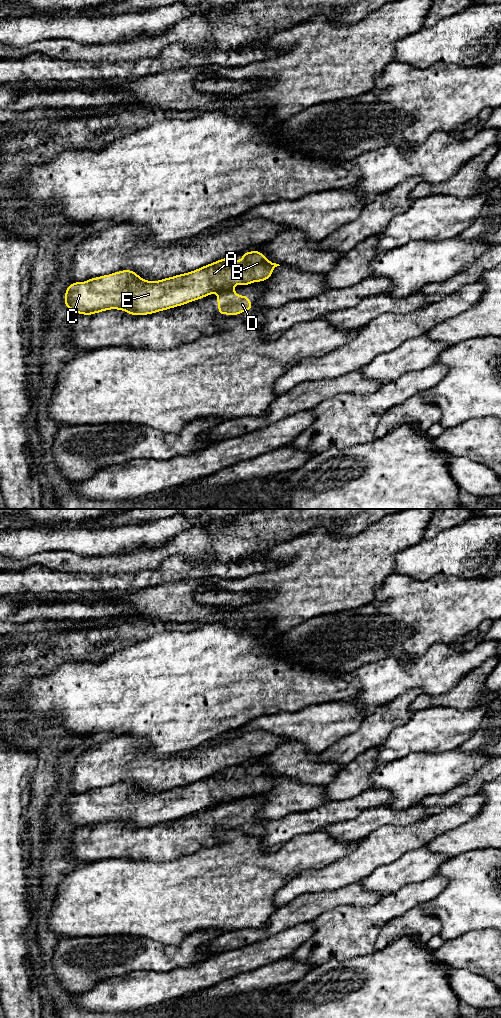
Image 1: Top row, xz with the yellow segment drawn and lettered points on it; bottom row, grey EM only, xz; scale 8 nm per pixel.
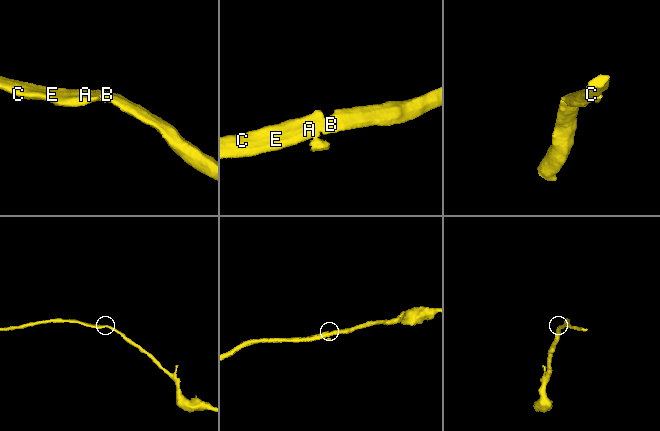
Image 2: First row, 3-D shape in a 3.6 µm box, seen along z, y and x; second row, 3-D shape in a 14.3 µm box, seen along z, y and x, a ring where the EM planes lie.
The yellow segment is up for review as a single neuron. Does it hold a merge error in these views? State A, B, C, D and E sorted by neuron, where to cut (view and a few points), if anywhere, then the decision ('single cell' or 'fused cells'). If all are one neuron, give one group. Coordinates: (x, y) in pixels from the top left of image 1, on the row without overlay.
groups A B C E / D; cut xz (231, 801), (223, 803); fused cells

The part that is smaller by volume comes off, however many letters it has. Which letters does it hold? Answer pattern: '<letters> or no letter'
D

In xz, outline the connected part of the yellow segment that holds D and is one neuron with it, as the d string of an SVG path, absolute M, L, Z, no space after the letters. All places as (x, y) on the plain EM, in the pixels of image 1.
M224 802L216 808L216 812L219 816L218 827L236 828L250 822L254 817L247 807L240 808L232 802Z

